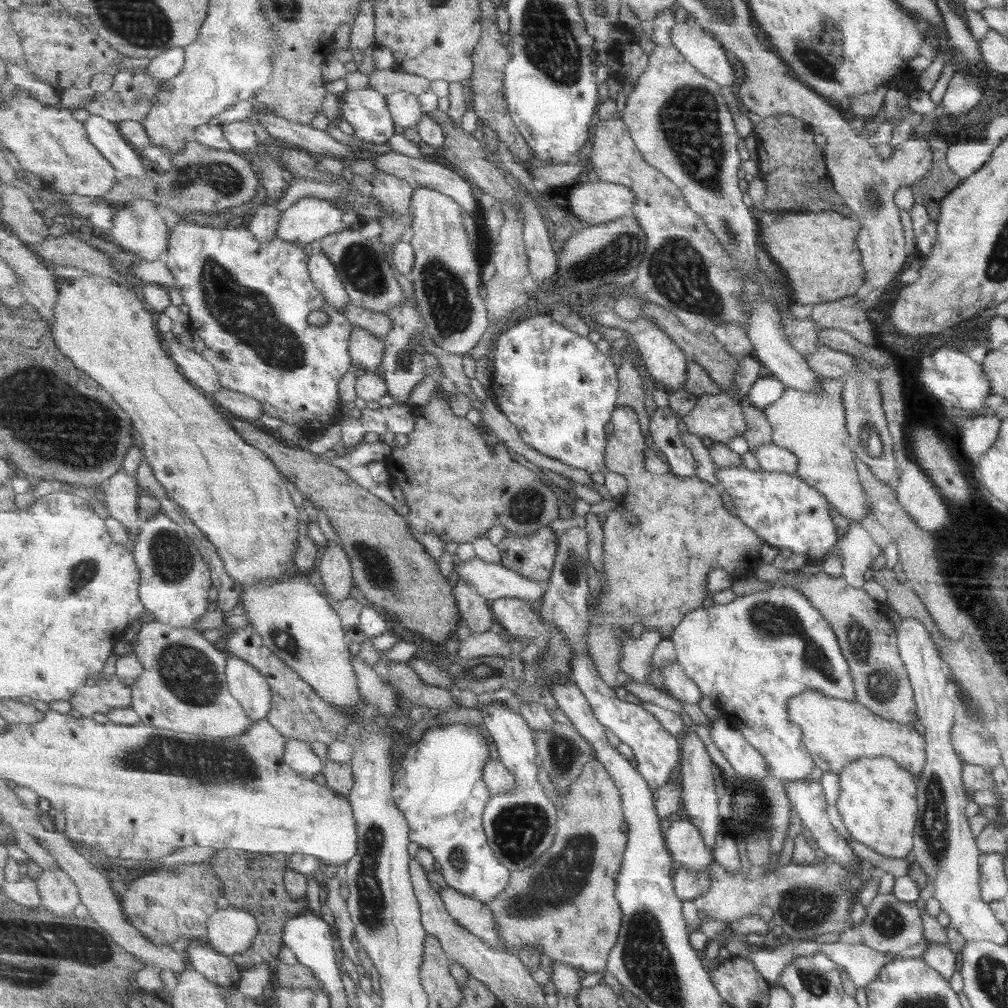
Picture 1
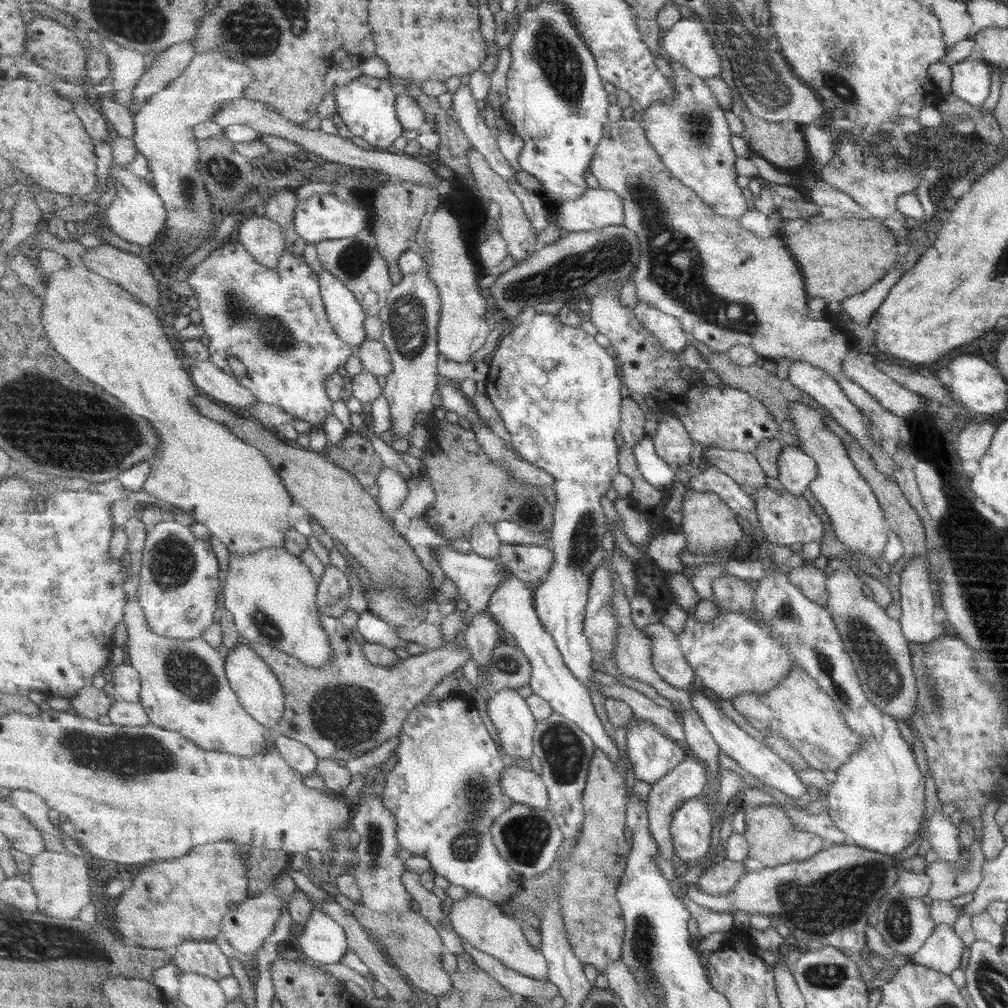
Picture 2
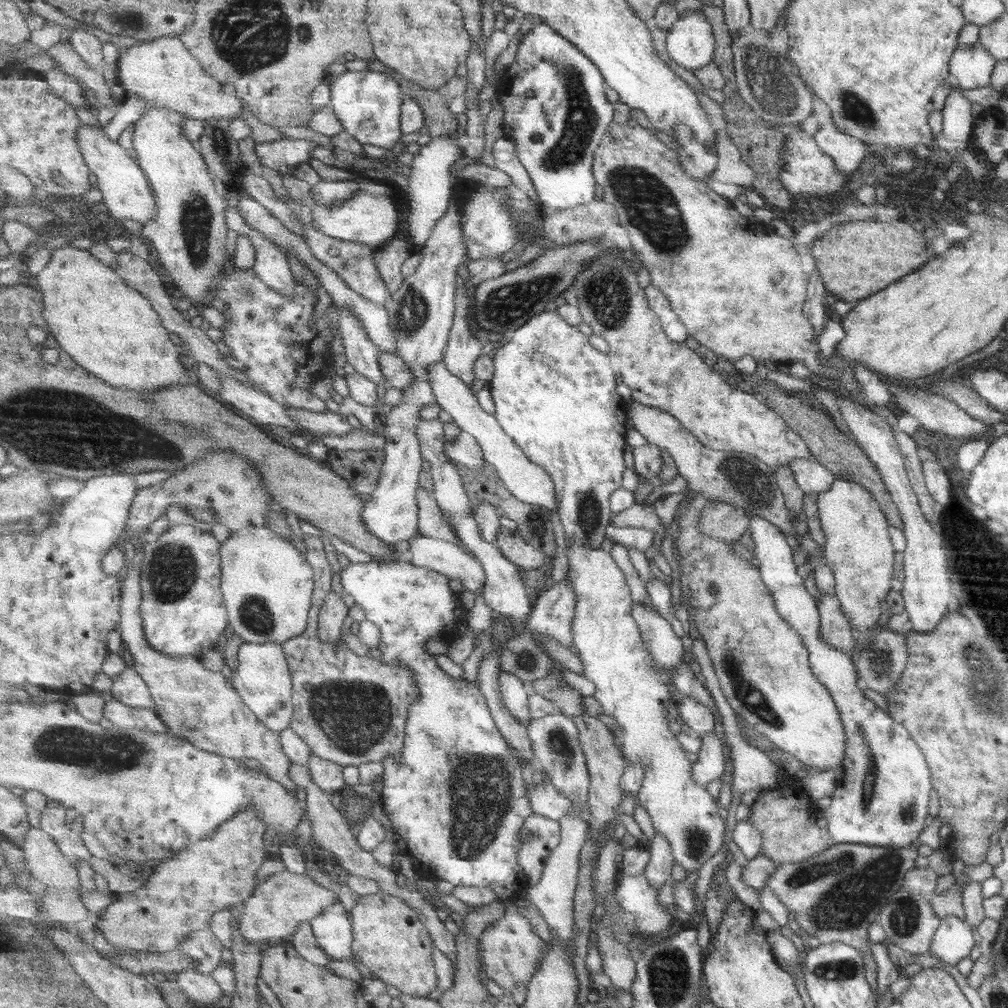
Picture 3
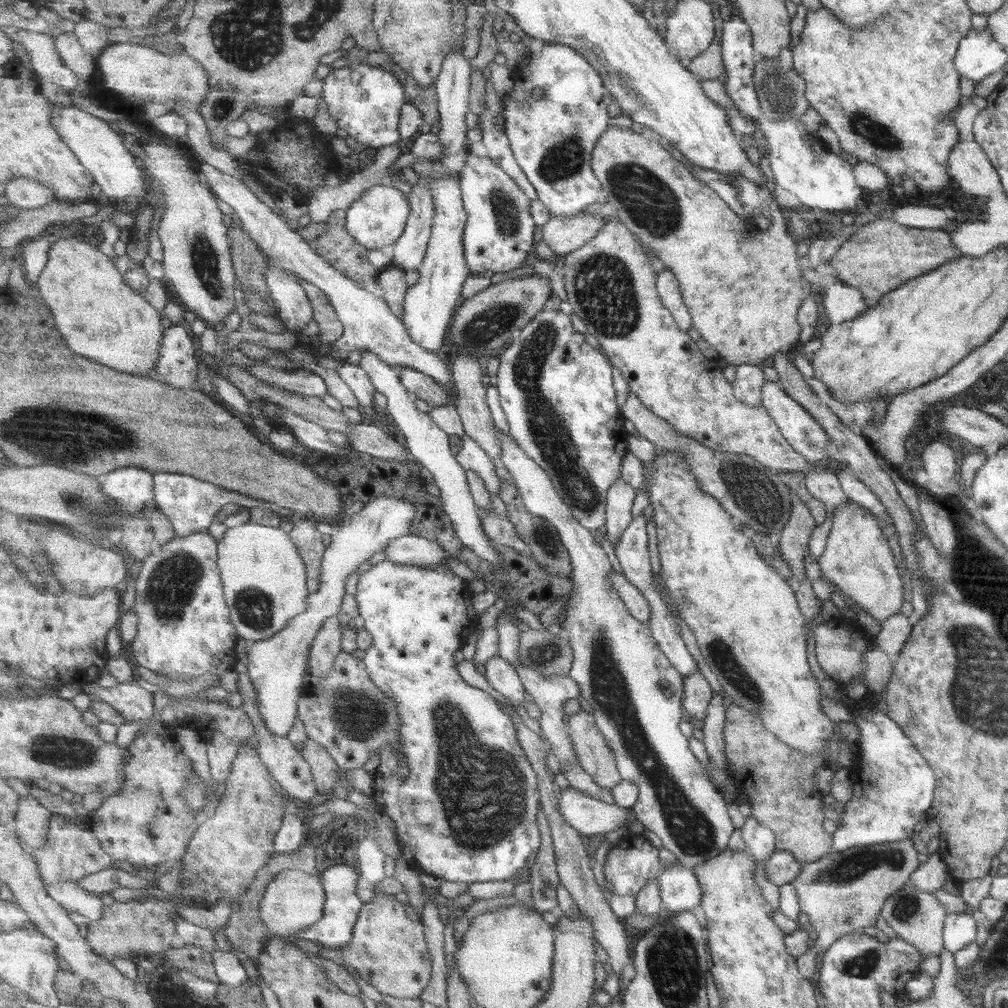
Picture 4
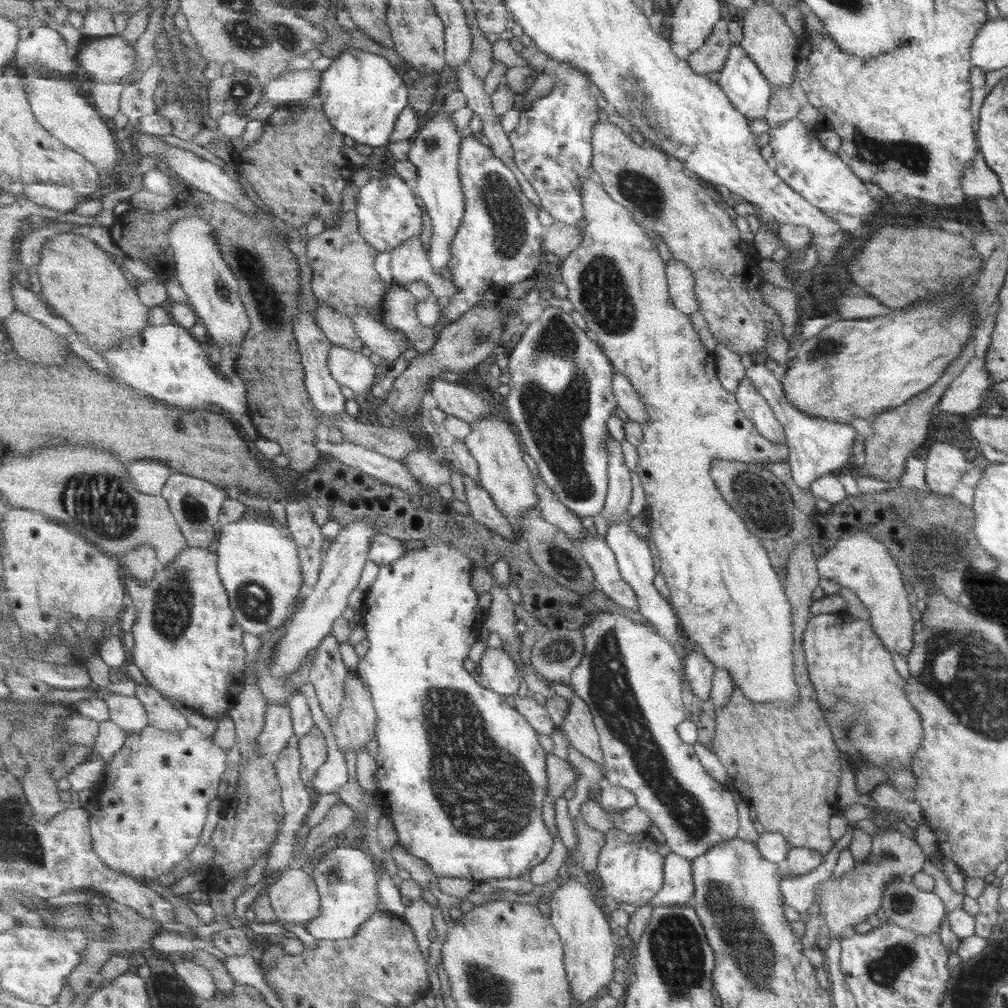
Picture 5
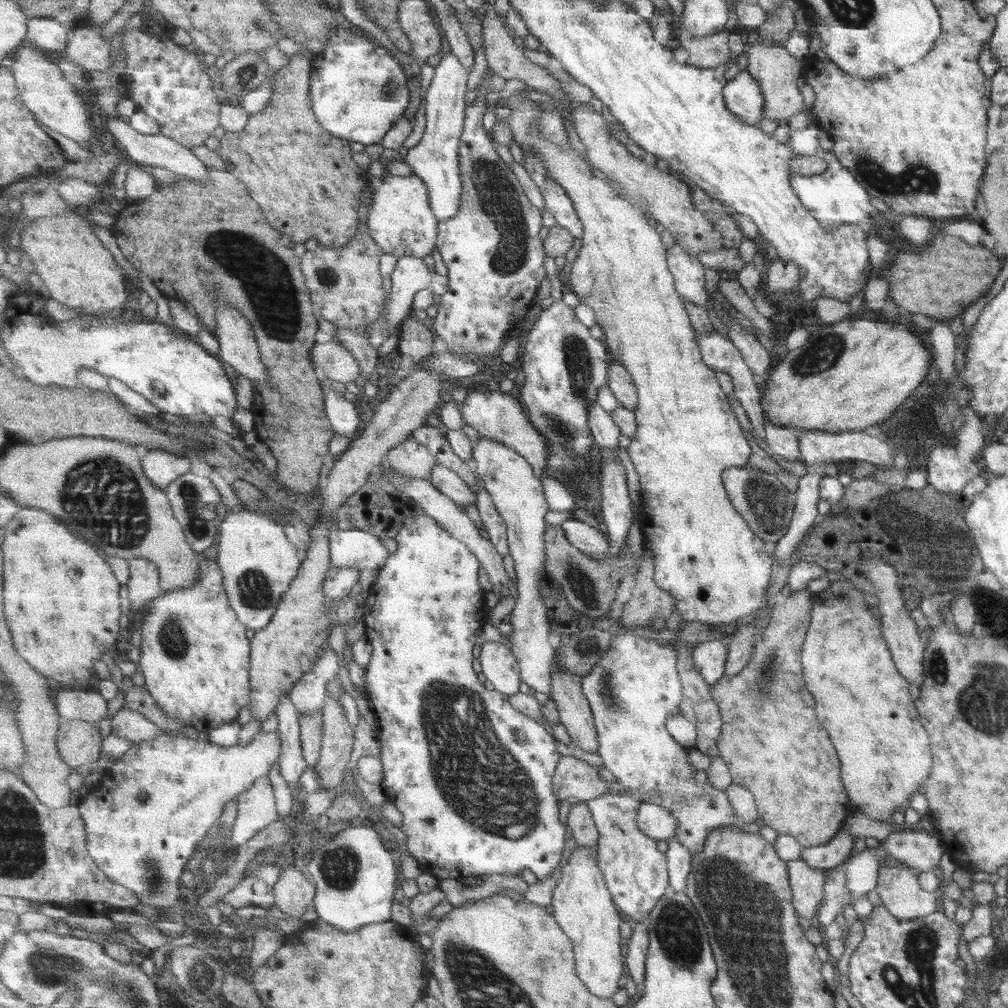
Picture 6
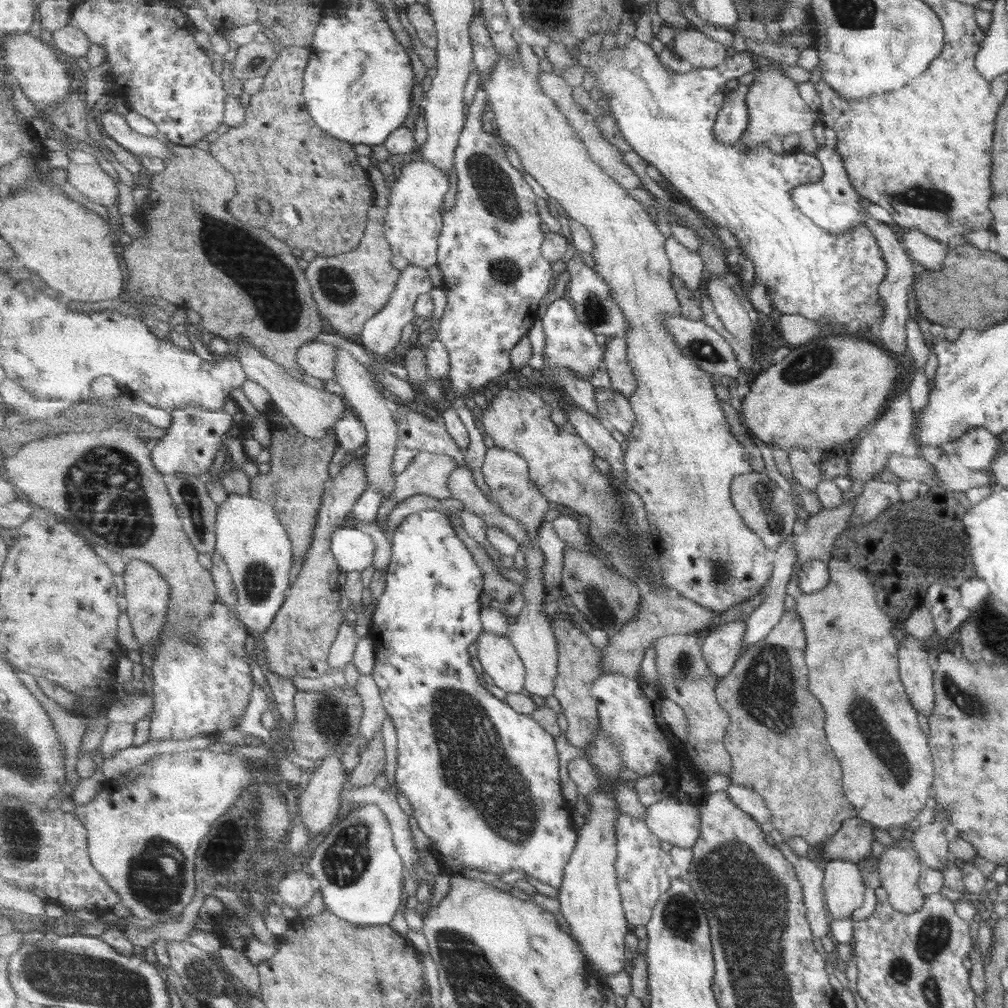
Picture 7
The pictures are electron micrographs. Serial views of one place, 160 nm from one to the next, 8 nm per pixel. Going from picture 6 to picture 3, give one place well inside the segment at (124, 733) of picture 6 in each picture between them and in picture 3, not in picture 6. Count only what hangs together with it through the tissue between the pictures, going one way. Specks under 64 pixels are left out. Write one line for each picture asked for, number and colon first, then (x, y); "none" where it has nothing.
3: (130, 688)
4: (134, 703)
5: (129, 713)

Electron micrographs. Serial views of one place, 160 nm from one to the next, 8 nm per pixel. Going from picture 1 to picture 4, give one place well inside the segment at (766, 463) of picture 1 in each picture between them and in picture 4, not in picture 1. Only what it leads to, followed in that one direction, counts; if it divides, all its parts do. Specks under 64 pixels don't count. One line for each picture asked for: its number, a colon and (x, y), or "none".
2: (795, 469)
3: (811, 477)
4: (823, 485)

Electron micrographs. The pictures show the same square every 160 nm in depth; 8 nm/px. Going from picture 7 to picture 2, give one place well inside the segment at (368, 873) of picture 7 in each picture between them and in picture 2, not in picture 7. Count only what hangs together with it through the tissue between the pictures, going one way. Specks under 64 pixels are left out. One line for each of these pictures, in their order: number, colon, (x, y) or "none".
2: (323, 939)
3: (334, 931)
4: (335, 930)
5: (347, 877)
6: (355, 871)

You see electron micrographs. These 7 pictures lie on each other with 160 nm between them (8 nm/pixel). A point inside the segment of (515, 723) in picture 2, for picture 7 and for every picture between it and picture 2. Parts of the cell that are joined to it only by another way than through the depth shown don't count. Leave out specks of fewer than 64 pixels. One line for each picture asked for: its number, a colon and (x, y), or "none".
3: (515, 698)
4: (502, 676)
5: (498, 671)
6: (499, 665)
7: (500, 660)

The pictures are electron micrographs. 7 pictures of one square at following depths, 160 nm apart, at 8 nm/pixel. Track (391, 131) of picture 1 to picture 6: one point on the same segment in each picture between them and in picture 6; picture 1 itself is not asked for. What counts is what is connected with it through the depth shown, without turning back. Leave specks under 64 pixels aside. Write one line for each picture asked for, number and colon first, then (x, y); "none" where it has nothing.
2: (367, 105)
3: (369, 104)
4: (366, 101)
5: (363, 94)
6: (359, 90)

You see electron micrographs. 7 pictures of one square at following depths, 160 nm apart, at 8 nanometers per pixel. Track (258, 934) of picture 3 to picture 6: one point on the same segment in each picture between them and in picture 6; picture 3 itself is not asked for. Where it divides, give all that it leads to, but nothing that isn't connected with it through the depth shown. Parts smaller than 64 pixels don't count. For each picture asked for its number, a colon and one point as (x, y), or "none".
4: (294, 900)
5: (294, 895)
6: (295, 892)

